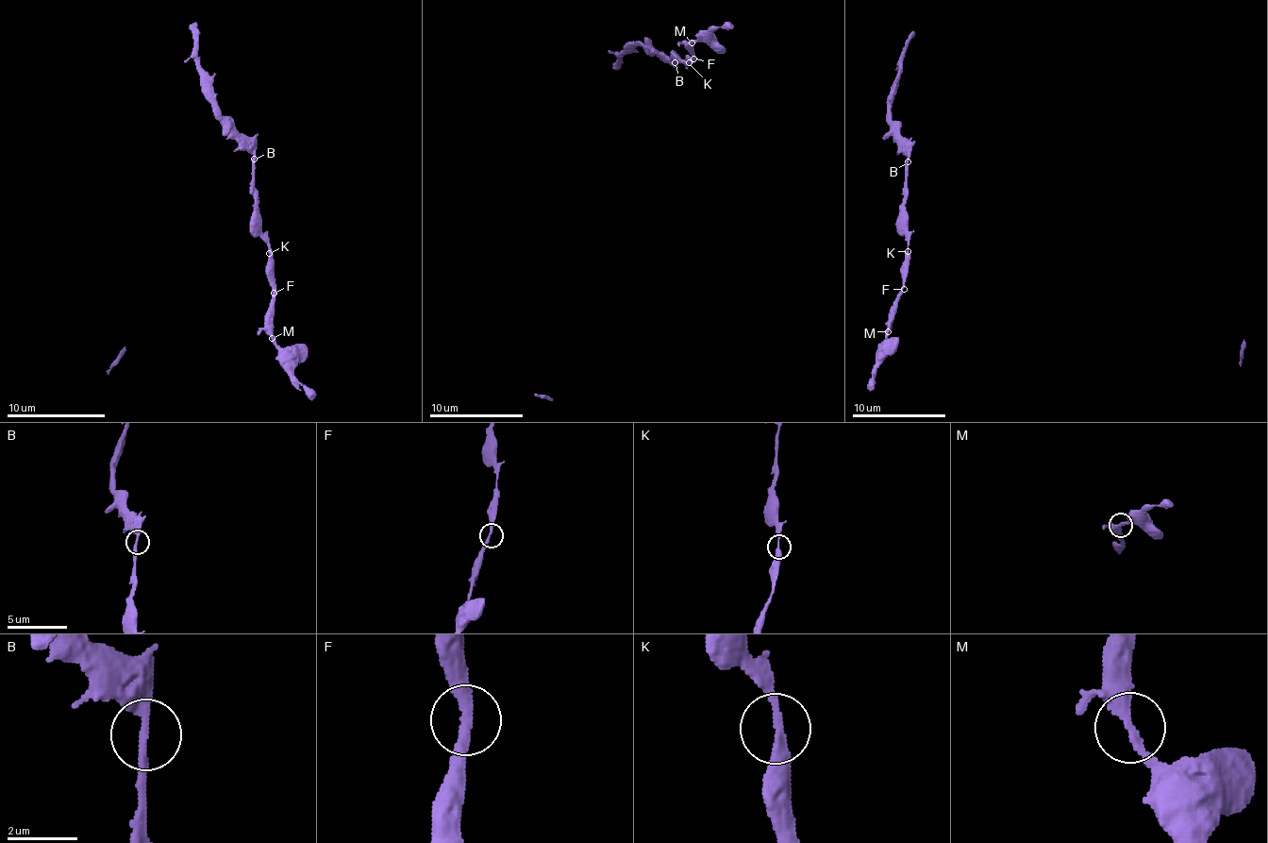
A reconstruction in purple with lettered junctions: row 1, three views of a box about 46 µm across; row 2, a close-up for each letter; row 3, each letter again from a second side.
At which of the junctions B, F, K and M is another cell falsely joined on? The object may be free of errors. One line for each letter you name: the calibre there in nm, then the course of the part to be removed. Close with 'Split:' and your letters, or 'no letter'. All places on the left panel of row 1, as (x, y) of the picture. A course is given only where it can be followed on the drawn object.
Split: no letter

